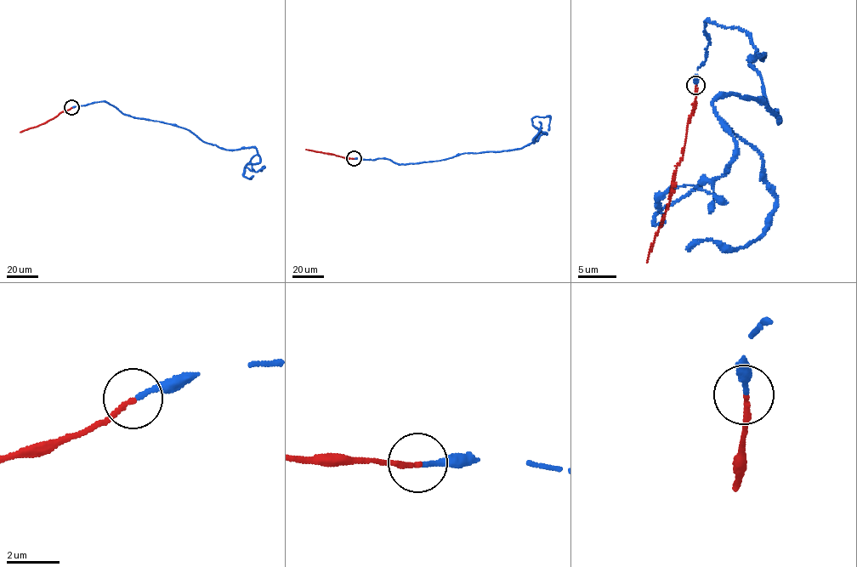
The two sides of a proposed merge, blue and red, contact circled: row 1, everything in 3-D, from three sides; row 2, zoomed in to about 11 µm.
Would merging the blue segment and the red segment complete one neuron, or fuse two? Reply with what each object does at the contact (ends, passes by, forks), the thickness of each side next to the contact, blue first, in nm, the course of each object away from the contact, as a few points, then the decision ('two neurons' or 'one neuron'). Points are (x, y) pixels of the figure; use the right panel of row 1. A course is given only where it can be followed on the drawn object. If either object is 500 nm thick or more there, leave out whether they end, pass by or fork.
blue ends there; red ends there; 190 nm thick on the blue side, 190 nm on the other; blue runs (696, 85), (707, 19), (765, 53), (780, 121), (722, 93), (734, 155), (655, 224), (670, 189), (728, 202); red runs (696, 86), (683, 157), (677, 163), (672, 188), (647, 262); one neuron

